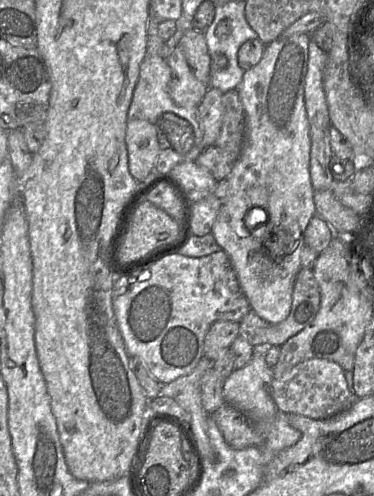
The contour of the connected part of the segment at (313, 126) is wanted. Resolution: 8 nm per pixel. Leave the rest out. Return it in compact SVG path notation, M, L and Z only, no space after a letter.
M310 40L308 45L308 71L305 79L305 106L310 125L311 137L311 160L310 176L314 191L332 189L335 180L330 170L330 161L333 158L333 152L330 142L330 128L332 126L329 116L326 95L323 86L323 71L326 65L327 55L322 49Z

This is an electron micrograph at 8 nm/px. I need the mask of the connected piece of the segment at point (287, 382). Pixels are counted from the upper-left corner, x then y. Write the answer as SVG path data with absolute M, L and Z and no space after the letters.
M309 359L272 381L272 396L279 411L314 420L327 419L349 409L358 399L349 389L345 371L336 362Z

